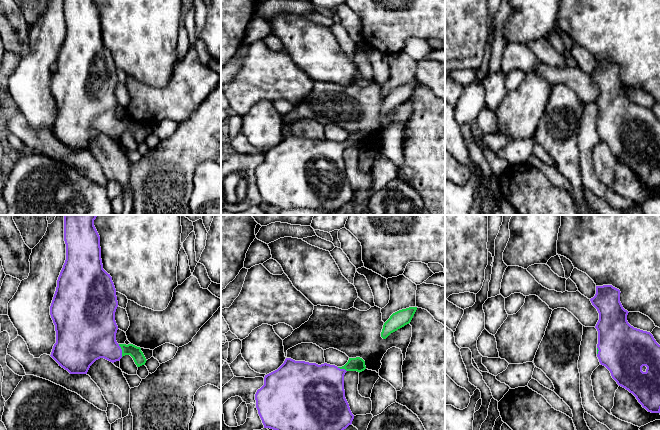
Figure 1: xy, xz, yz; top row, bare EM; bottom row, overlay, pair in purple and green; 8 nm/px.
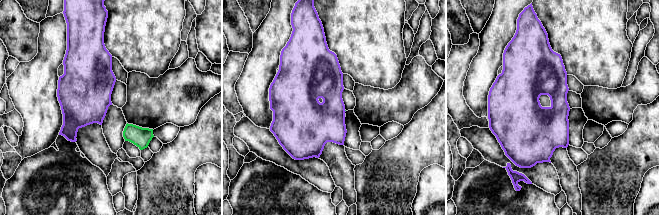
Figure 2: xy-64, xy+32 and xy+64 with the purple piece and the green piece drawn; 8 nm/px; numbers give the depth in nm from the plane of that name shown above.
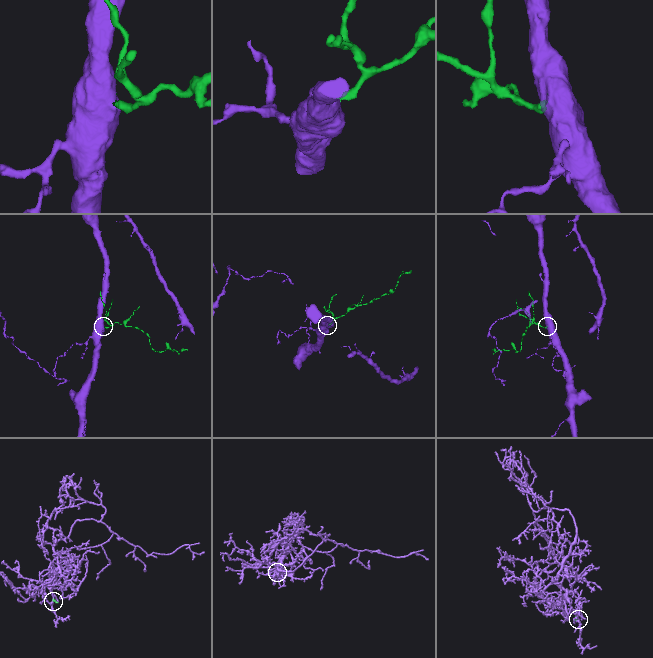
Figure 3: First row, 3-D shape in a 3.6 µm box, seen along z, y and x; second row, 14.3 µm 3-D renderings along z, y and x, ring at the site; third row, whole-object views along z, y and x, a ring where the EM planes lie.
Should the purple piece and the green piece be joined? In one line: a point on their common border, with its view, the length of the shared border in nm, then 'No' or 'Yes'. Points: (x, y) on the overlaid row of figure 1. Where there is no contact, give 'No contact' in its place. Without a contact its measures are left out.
Touches purple at xy (121, 350). Shared border 110 nm. Yes

